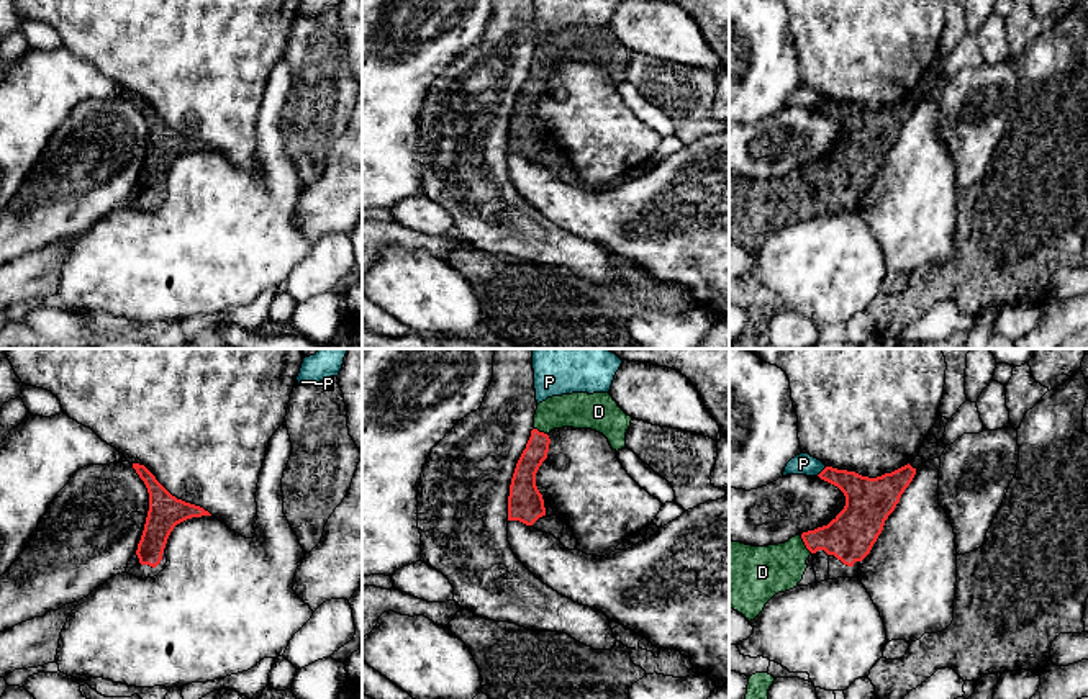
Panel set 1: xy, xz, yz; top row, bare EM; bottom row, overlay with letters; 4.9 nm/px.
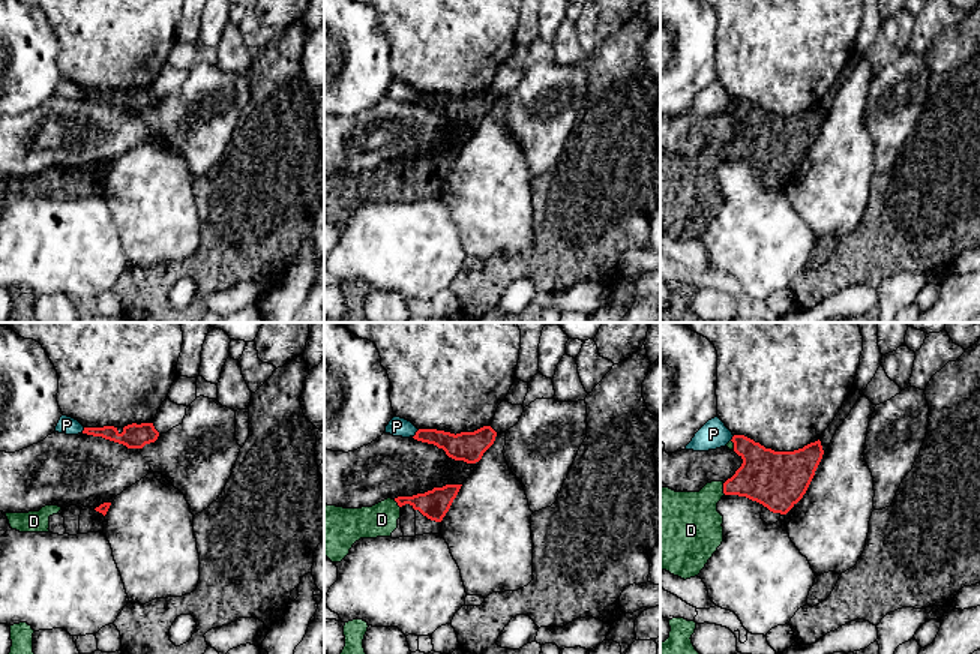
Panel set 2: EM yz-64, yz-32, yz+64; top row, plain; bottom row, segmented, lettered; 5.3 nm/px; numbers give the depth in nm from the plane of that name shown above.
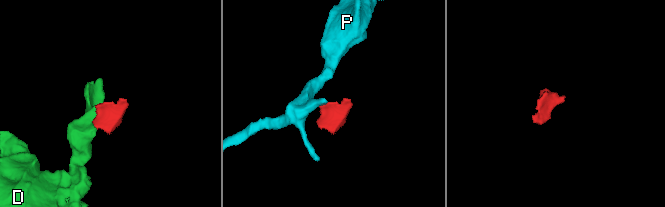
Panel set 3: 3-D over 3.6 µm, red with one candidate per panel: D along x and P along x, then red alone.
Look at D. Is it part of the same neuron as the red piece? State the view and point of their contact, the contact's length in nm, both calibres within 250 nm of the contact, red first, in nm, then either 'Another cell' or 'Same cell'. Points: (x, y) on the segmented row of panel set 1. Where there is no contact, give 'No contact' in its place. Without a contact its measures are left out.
Touches red at yz (805, 544). Shared border 110 nm. Thickness 240 nm (red) against 260 nm. Same cell

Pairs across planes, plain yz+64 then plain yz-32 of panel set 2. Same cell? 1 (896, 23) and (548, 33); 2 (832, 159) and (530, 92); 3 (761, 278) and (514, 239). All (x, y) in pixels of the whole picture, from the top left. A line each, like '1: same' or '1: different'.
1: different
2: different
3: different

